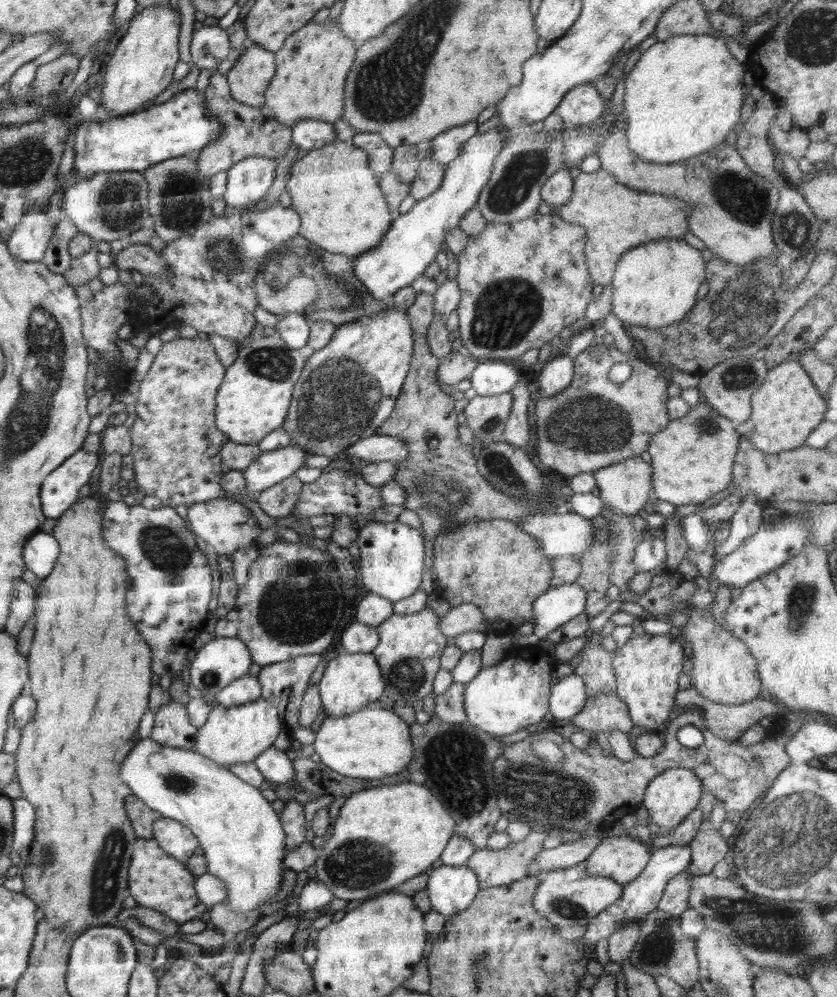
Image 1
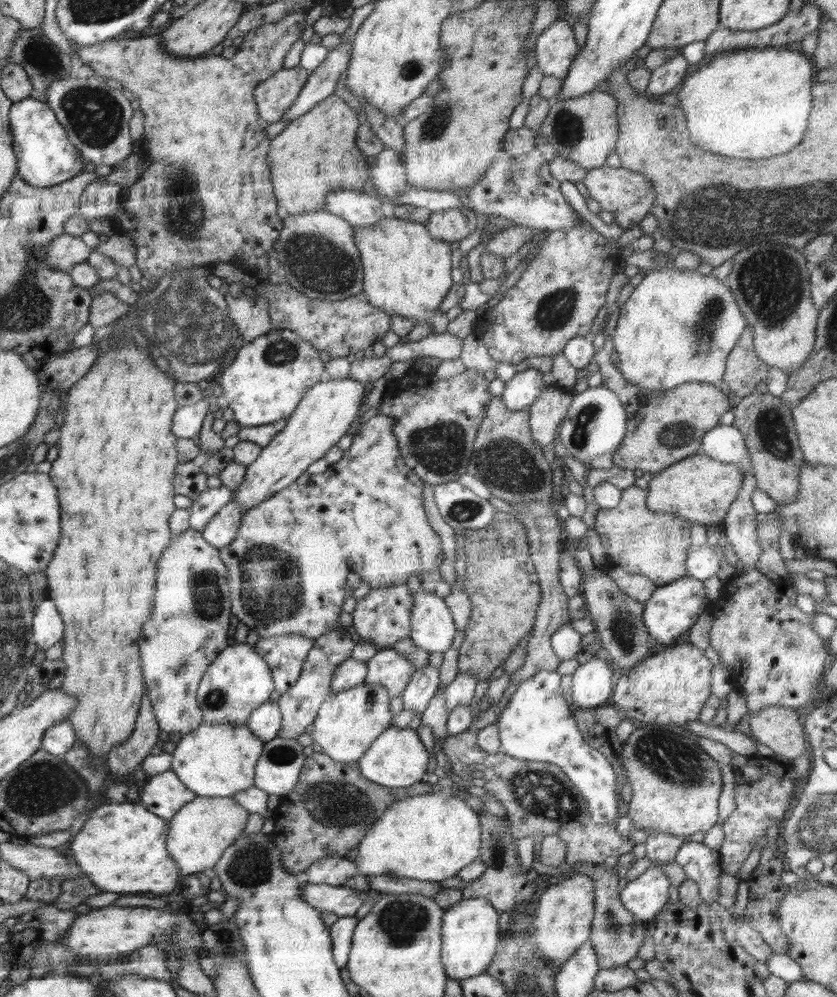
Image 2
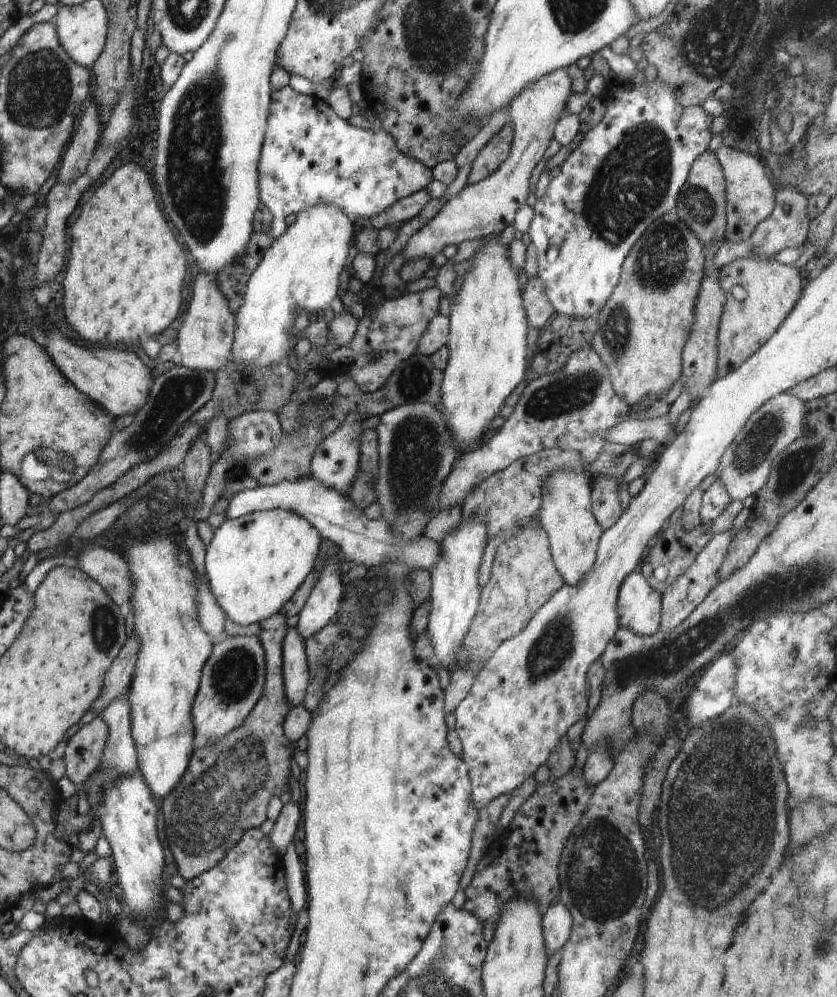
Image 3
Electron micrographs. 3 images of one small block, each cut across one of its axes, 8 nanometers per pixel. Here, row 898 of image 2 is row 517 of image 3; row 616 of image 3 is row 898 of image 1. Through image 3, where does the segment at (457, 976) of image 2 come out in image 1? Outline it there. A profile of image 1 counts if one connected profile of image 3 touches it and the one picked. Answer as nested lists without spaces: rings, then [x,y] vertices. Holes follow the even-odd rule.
[[[435,865],[429,872],[426,892],[430,908],[445,917],[457,915],[472,904],[480,890],[480,884],[474,870],[467,865]]]

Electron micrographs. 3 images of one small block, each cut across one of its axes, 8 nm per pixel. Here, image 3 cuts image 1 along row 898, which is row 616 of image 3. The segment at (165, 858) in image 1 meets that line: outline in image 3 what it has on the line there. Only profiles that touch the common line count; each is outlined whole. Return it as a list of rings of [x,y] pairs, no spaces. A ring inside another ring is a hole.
[[[138,536],[138,540],[128,544],[130,572],[134,576],[134,630],[141,640],[140,654],[127,691],[131,706],[131,735],[138,755],[137,769],[153,791],[153,796],[163,799],[188,768],[195,740],[192,704],[199,689],[200,674],[215,643],[200,626],[194,575],[188,566],[179,564],[177,555],[174,543],[166,538],[150,542]]]

